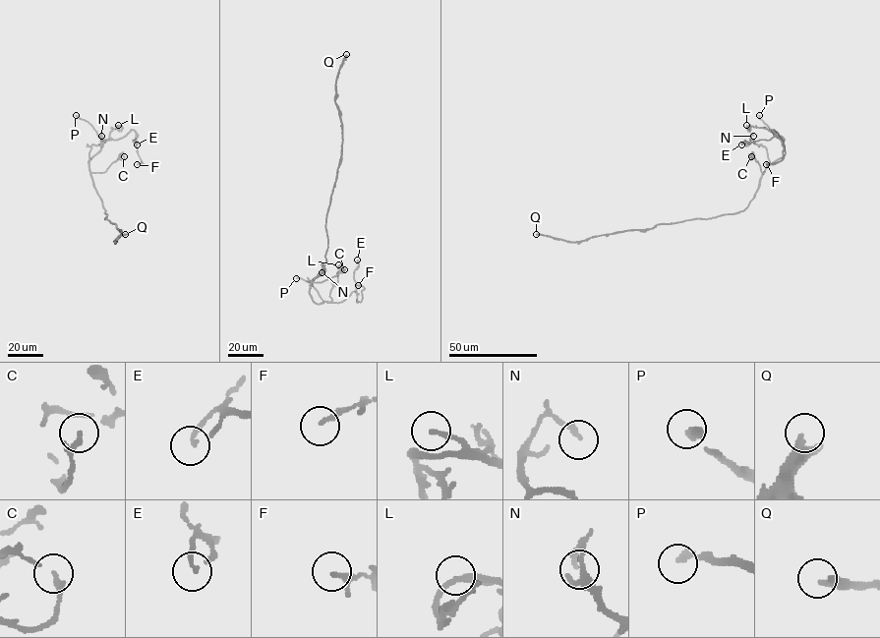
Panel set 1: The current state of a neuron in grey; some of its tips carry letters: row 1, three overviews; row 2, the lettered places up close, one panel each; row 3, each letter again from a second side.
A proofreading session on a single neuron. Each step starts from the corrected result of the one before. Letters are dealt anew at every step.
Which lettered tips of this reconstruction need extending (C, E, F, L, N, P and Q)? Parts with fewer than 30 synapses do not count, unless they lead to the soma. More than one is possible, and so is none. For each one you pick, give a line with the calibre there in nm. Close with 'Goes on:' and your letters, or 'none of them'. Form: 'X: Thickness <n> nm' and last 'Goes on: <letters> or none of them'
P: Thickness 260 nm
Q: Thickness 360 nm
Goes on: P, Q

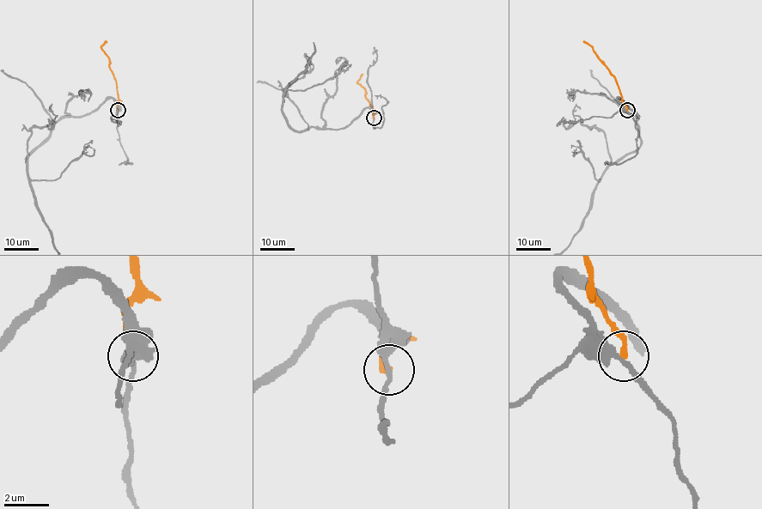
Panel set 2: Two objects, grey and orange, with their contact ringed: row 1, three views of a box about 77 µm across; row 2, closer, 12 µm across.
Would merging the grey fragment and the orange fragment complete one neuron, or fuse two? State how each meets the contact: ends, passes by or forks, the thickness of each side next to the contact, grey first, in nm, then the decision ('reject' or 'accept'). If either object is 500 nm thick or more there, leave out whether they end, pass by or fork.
grey passes by; orange ends; calibres 260 and 240 nm; reject

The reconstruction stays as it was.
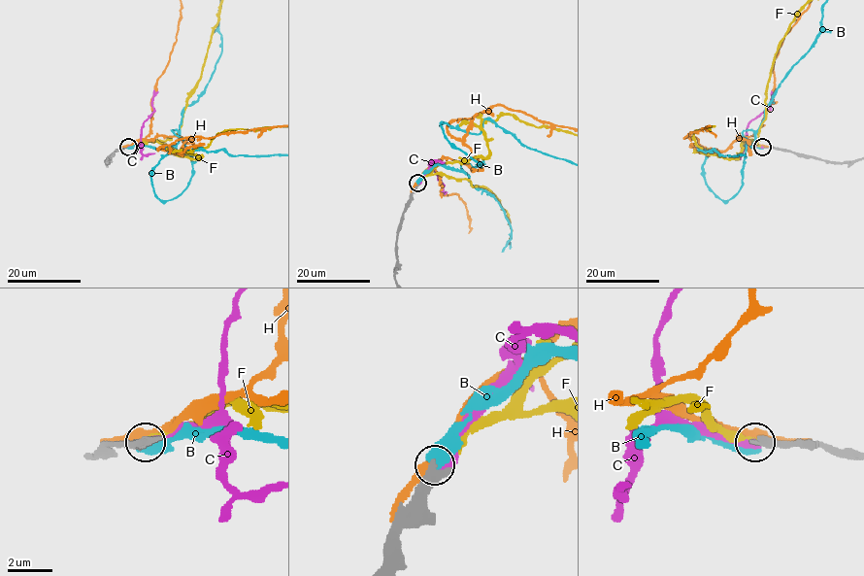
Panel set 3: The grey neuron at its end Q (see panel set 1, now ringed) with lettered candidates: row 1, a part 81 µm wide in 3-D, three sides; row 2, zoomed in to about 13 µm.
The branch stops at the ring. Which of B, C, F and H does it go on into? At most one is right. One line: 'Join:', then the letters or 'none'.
Join: F

